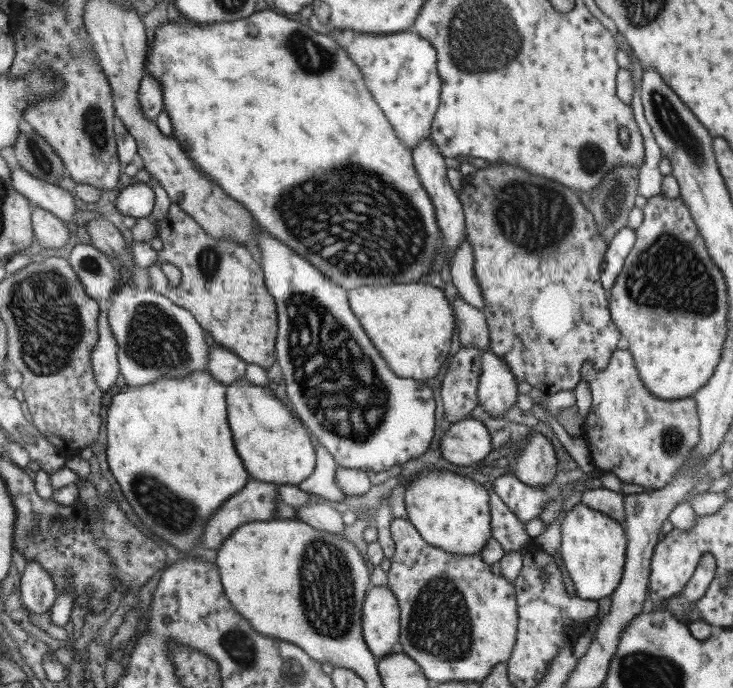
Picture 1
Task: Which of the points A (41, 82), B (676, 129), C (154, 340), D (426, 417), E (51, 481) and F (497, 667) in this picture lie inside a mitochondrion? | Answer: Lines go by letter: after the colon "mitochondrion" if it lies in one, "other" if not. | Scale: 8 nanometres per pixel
A: other
B: mitochondrion
C: mitochondrion
D: other
E: other
F: other

